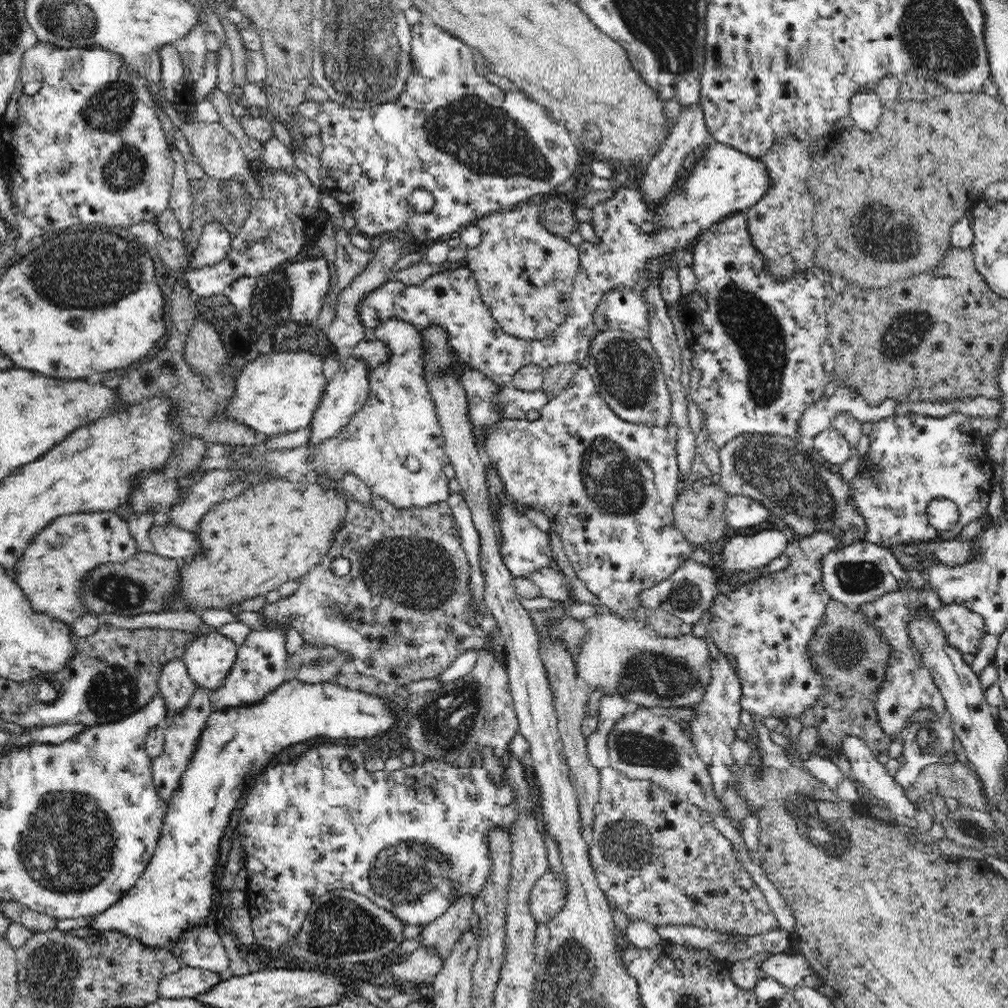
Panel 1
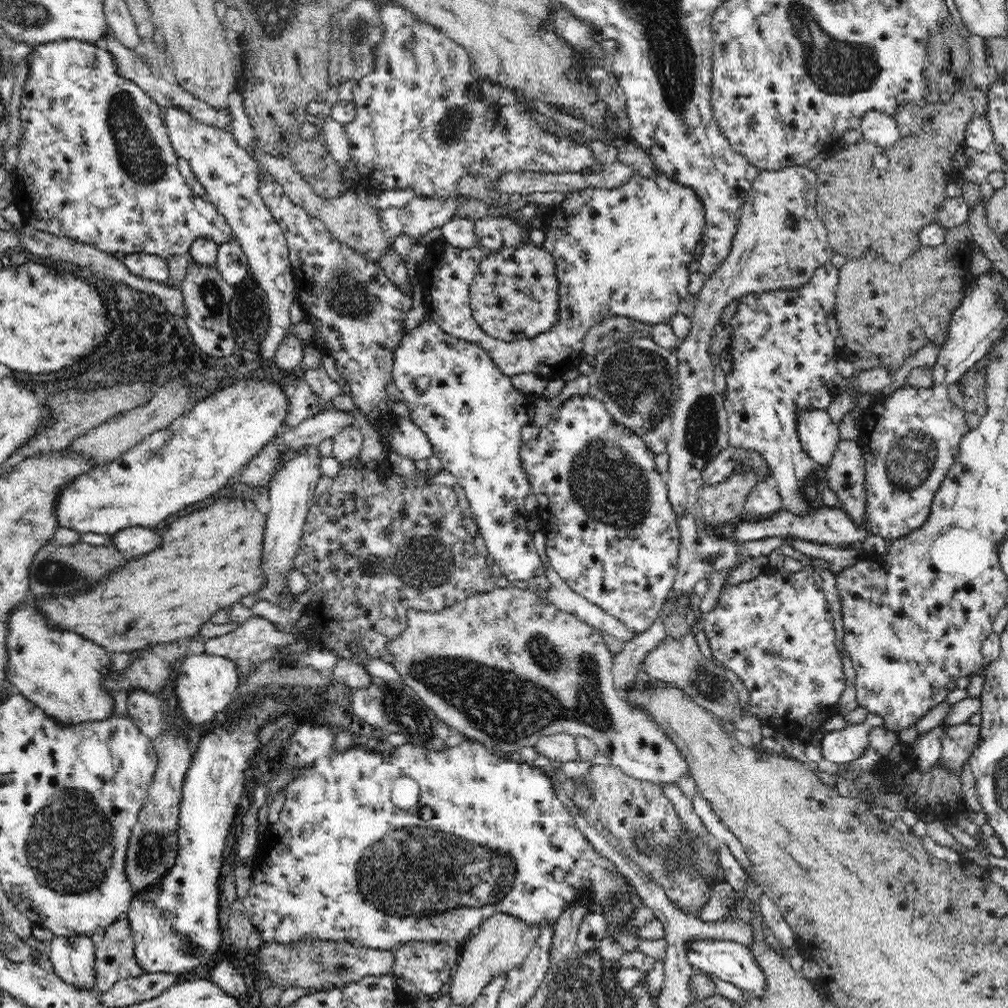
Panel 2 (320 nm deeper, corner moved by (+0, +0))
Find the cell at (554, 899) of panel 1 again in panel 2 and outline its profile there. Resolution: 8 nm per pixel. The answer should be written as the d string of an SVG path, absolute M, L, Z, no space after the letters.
M498 911L484 920L472 937L461 946L462 955L447 986L452 1002L465 1002L466 1006L480 994L480 990L488 984L488 980L496 972L508 972L524 962L536 939L540 936L541 925L535 922L526 922L508 912Z

